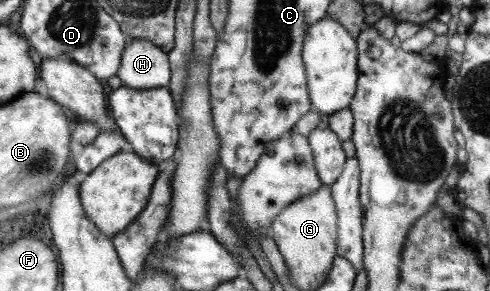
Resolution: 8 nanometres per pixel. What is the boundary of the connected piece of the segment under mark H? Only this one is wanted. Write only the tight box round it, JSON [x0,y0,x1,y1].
[116,39,173,89]

